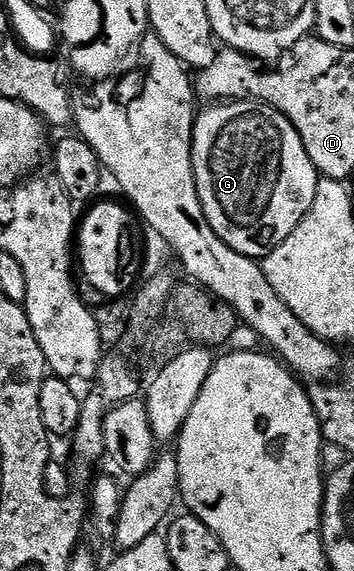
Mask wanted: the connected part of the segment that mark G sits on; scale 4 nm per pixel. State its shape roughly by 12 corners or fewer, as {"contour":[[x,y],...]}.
{"contour":[[205,107],[192,164],[210,229],[263,261],[322,176],[292,122]]}

